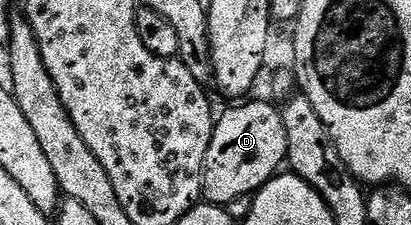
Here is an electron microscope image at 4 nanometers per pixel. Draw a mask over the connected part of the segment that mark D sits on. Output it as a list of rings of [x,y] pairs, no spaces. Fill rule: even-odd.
[[[251,101],[231,105],[224,115],[220,114],[216,118],[213,141],[209,141],[209,153],[205,157],[203,170],[203,199],[208,203],[226,205],[237,201],[237,197],[254,196],[256,191],[260,191],[269,180],[280,174],[281,168],[286,164],[287,130],[282,110],[271,103],[247,102]]]

